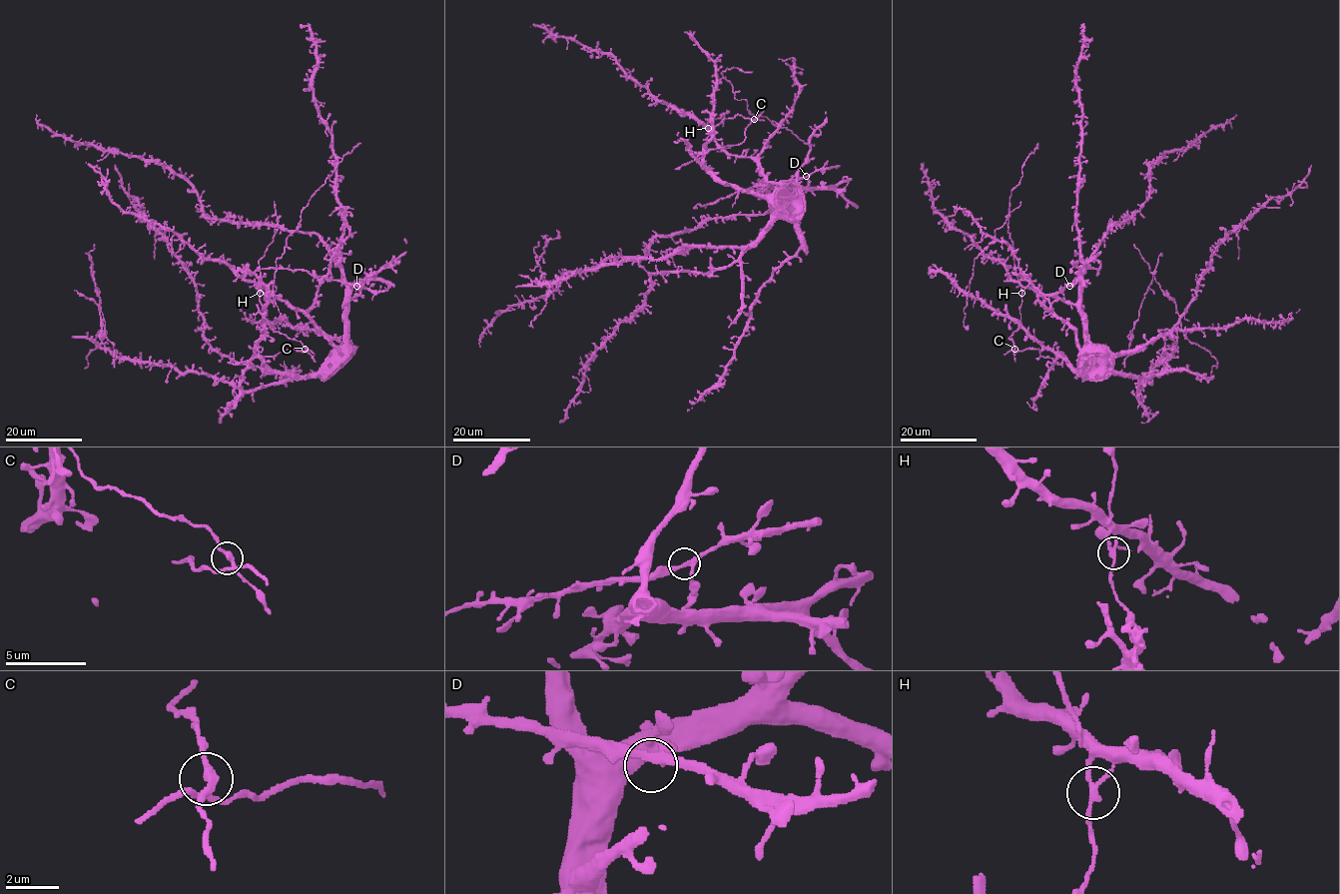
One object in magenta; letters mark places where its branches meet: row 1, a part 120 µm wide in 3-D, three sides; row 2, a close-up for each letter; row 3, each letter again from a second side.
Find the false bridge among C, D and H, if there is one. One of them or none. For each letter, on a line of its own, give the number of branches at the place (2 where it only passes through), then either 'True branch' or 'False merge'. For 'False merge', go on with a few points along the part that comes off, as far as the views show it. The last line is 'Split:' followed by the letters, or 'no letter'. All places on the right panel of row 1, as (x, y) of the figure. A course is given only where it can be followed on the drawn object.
C: Branches: 3. True branch
D: Branches: 3. True branch
H: Branches: 3. False merge. Course of the part to remove: (1021, 293), (1036, 290), (1083, 347), (1082, 273), (1097, 244), (1147, 199), (1151, 164), (1237, 115)
Split: H

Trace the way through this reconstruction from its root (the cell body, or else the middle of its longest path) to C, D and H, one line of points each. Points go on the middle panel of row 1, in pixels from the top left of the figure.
C: (793, 196), (742, 193), (725, 186), (699, 160), (711, 150), (740, 144), (745, 138), (746, 127), (754, 119)
D: (793, 196), (799, 188), (807, 185), (806, 176)
H: (793, 196), (789, 187), (771, 184), (750, 158), (729, 155), (708, 127)

